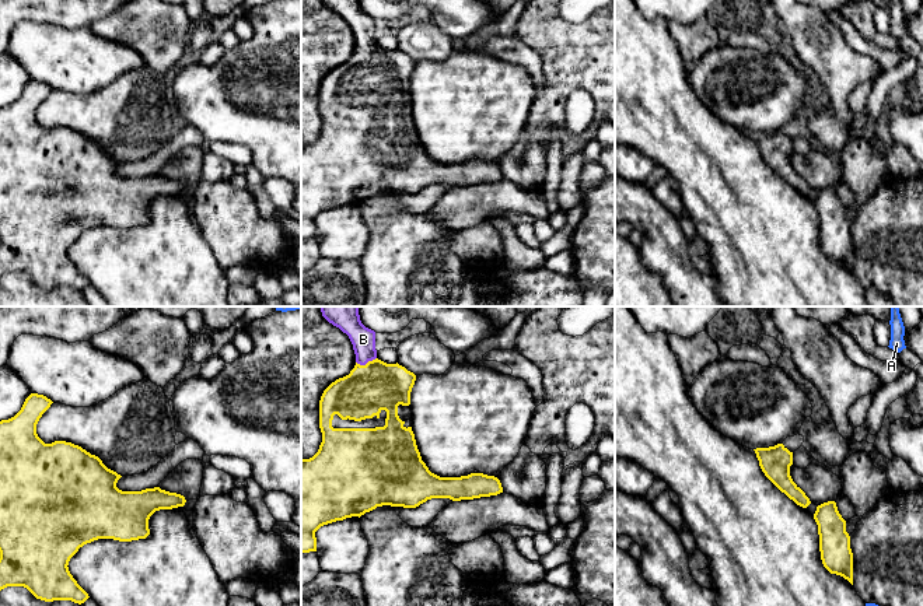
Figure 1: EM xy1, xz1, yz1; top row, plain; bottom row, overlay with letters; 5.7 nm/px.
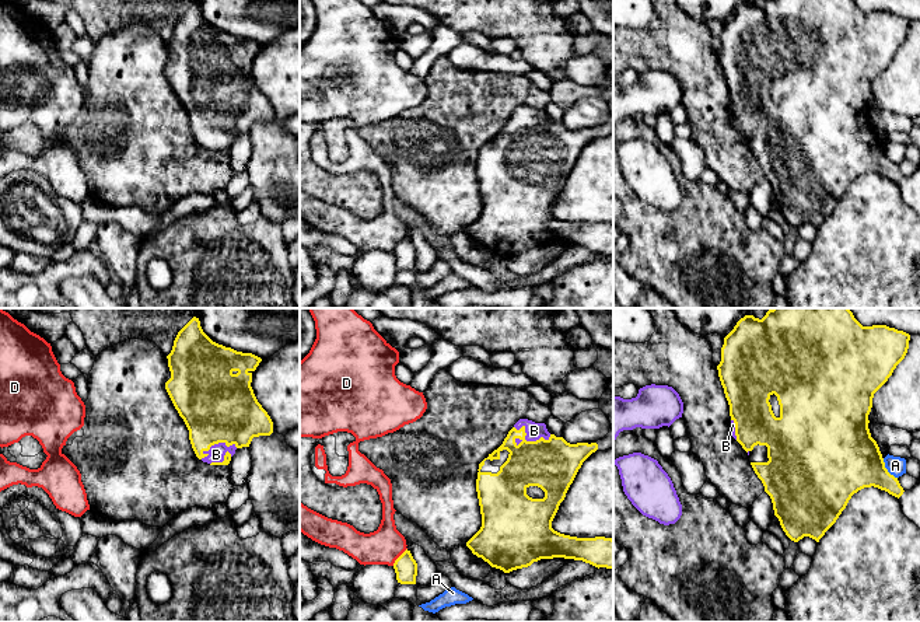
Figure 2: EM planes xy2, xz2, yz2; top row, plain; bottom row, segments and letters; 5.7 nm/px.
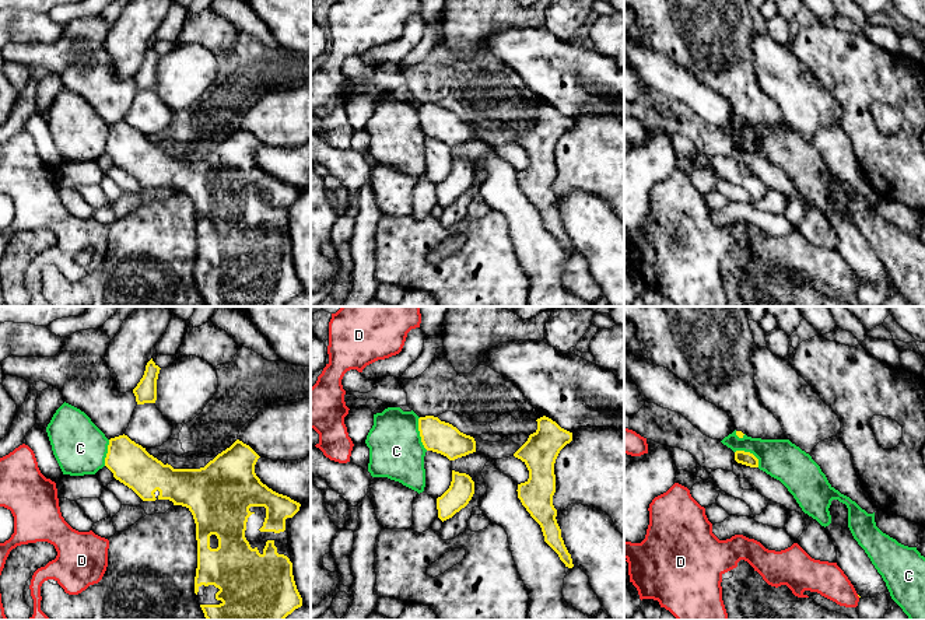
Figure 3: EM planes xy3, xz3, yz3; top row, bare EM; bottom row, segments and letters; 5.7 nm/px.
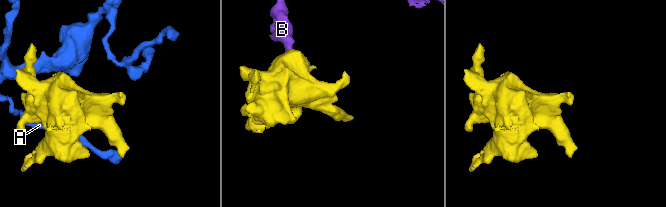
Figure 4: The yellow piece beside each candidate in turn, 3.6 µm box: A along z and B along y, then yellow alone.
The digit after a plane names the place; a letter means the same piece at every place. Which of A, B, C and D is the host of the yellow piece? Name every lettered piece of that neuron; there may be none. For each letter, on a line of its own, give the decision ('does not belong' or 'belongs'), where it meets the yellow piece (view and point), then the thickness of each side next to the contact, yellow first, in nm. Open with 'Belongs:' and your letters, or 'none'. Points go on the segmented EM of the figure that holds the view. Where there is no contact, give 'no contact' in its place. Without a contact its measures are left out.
Belongs: B
A: does not belong; contact yz2 (887, 470); calibres 400 and 110 nm
B: belongs; contact xz2 (528, 441); calibres 300 and 100 nm
C: does not belong; contact xz3 (420, 434); calibres 180 and 300 nm
D: does not belong; contact xz2 (399, 556); calibres 130 and 200 nm

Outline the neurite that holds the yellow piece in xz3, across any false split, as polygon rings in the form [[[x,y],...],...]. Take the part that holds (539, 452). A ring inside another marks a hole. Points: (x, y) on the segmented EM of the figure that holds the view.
[[[546,416],[536,421],[537,430],[514,453],[529,470],[529,479],[518,484],[518,498],[540,525],[544,542],[558,554],[565,567],[572,568],[572,558],[561,537],[561,529],[556,519],[557,509],[553,505],[554,463],[560,451],[572,441],[572,432]]]

